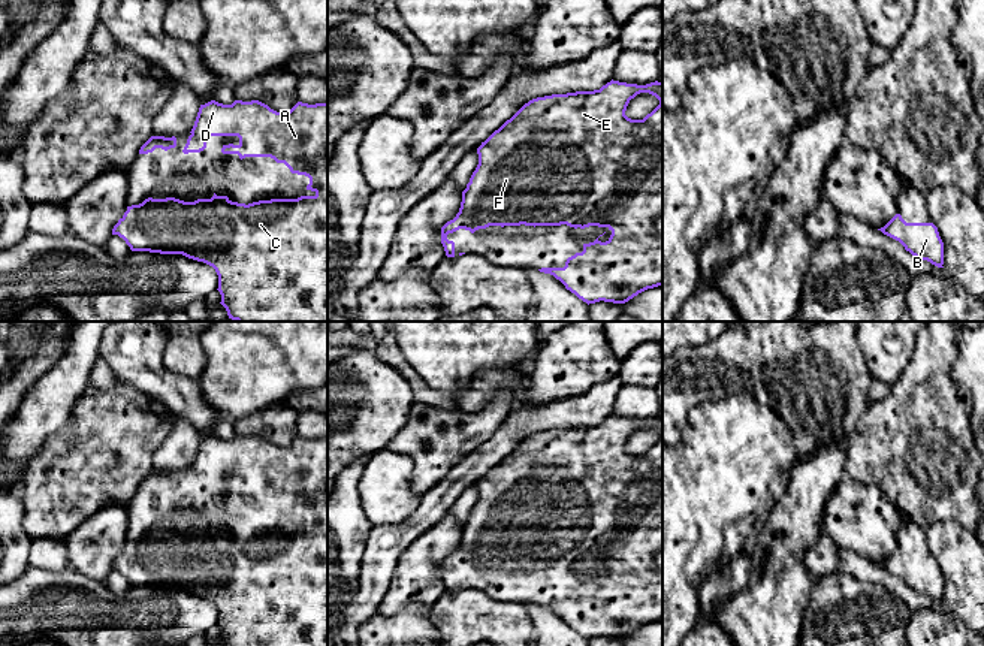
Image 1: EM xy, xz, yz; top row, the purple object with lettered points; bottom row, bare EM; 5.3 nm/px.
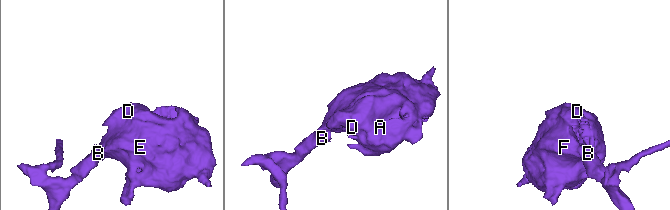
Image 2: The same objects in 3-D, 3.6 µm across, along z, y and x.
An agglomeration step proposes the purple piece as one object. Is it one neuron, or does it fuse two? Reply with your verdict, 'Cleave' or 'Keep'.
Keep

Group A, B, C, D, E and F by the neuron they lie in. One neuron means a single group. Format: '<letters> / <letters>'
A B C D E F

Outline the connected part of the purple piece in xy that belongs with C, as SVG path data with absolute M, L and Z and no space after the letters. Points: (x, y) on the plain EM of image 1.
M211 435L200 440L184 489L206 483L206 471L238 471L239 479L223 480L223 489L245 492L271 492L284 498L292 508L310 513L307 525L314 531L298 534L271 534L253 538L232 537L227 531L184 537L175 532L148 532L139 540L127 541L112 564L132 586L182 589L212 601L218 610L218 627L226 646L328 646L328 437L308 440L298 437L289 447L277 447L268 440L235 435L223 440Z

